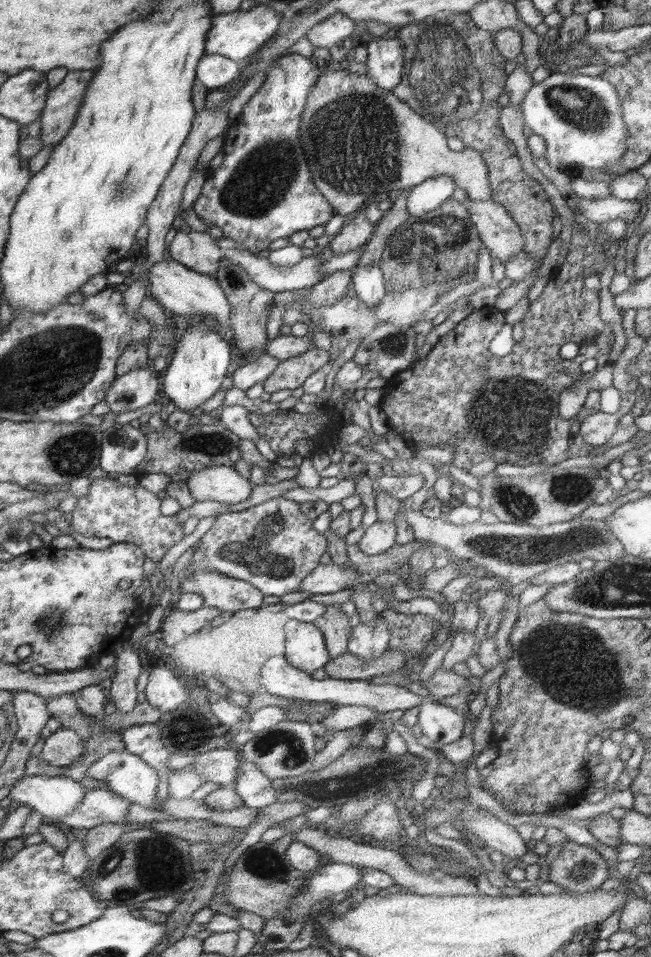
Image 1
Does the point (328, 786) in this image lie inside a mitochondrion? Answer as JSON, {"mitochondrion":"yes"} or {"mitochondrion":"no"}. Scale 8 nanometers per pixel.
{"mitochondrion":"yes"}

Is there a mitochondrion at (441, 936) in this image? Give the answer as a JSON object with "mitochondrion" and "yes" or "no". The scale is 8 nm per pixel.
{"mitochondrion":"no"}

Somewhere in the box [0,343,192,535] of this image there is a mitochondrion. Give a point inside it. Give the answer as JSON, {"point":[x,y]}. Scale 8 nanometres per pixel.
{"point":[70,454]}

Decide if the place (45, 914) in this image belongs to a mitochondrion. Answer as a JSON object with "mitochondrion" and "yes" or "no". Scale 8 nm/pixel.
{"mitochondrion":"no"}

